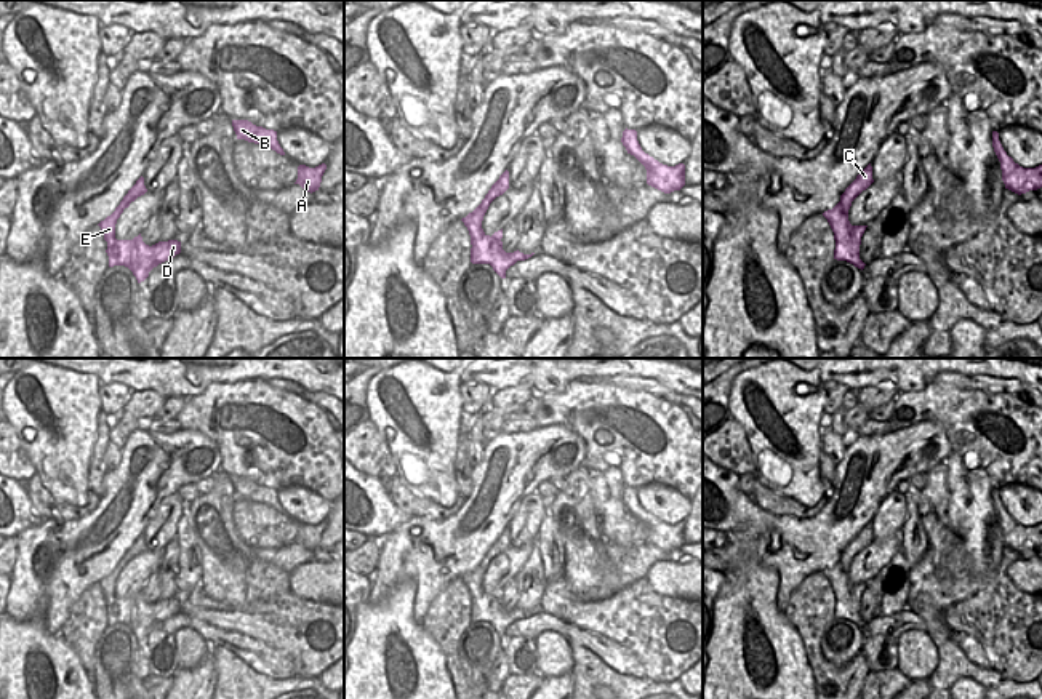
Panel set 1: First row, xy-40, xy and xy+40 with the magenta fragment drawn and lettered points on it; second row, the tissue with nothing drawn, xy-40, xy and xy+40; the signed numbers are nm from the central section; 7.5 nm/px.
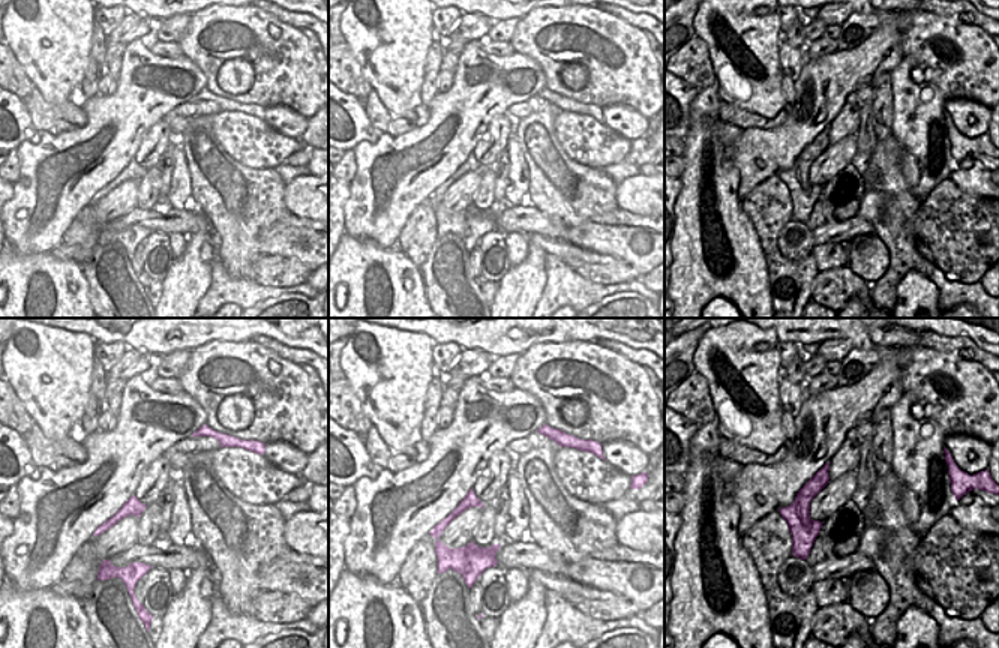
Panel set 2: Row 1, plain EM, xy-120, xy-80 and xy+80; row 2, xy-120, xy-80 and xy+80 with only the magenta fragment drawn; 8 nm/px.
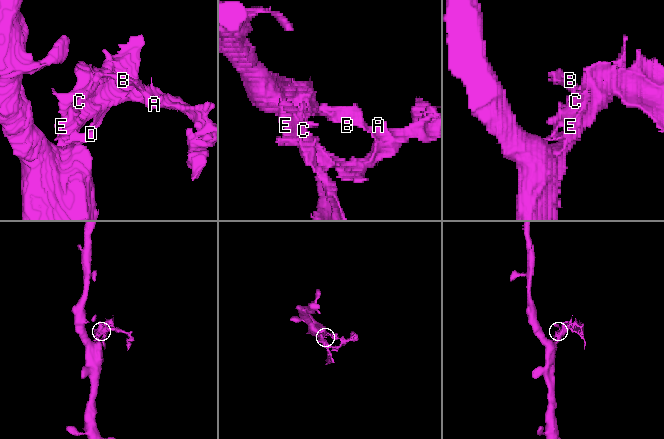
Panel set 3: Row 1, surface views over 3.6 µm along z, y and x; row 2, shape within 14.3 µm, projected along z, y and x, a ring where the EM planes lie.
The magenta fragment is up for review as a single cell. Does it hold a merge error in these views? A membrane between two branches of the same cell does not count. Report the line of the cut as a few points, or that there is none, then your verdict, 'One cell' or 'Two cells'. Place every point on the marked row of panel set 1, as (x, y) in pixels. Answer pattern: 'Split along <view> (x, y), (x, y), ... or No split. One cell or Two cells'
Split along xy+40 (855, 226), (850, 237), (836, 240). Two cells

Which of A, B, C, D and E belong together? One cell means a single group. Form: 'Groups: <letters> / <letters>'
Groups: A B C E / D

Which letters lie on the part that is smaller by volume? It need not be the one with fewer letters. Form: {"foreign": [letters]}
{"foreign": ["A", "B", "C", "E"]}

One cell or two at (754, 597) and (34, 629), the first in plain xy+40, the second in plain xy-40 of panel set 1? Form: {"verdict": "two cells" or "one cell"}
{"verdict": "one cell"}

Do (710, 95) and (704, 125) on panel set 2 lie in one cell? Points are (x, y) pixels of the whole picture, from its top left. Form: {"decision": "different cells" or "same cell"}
{"decision": "same cell"}

